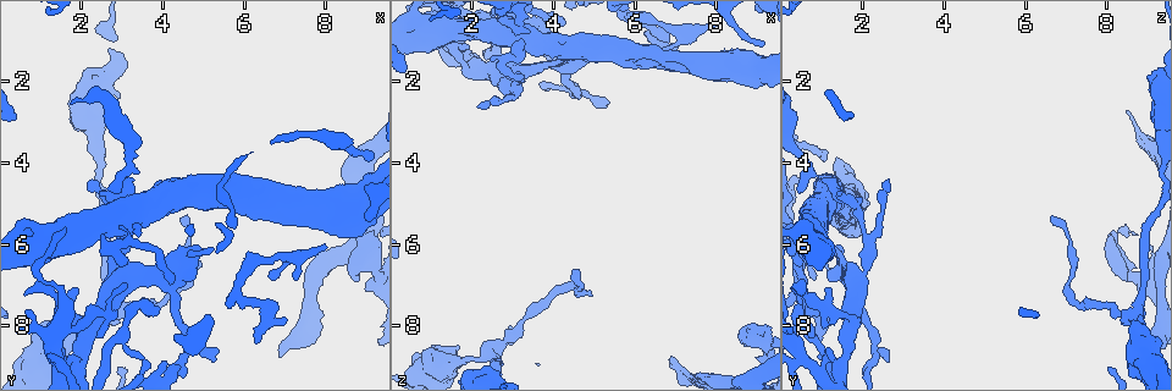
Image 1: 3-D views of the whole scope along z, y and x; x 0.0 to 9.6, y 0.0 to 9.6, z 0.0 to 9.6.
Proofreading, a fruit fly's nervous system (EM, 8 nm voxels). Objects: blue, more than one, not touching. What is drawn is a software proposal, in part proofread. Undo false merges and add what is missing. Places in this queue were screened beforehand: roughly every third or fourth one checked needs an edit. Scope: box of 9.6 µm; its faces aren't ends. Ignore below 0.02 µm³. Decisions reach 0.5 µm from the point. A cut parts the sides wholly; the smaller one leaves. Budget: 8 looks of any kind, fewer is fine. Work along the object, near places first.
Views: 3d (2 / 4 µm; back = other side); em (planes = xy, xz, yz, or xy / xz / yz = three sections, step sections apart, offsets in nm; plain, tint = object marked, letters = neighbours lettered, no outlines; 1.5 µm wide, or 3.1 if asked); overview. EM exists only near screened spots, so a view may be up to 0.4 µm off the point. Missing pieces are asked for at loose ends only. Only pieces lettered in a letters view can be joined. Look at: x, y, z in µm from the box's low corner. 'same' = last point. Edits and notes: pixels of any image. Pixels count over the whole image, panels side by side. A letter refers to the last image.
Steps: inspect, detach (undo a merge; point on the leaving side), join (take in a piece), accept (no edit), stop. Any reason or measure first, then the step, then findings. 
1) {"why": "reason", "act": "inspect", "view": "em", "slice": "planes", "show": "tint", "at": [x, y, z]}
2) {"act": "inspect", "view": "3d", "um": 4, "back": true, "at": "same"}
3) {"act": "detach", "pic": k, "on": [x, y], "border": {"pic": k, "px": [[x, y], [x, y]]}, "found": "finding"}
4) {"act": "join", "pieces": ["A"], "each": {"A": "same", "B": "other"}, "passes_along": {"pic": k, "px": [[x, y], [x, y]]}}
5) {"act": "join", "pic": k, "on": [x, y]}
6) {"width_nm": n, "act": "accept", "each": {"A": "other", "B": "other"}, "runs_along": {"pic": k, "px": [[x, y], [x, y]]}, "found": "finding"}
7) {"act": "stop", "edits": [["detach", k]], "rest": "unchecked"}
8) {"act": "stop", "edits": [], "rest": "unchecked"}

{"why": "branch stops here", "act": "inspect", "view": "3d", "um": 2, "back": true, "at": [8.75, 7.00, 8.45]}

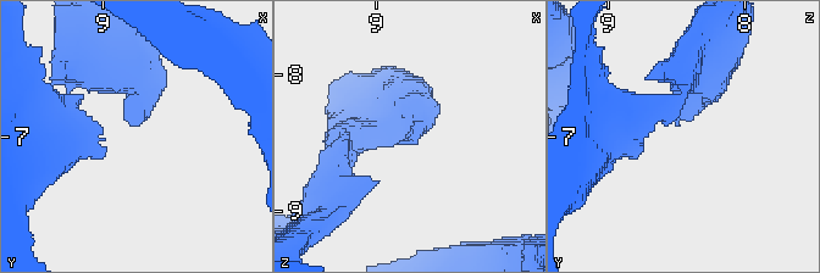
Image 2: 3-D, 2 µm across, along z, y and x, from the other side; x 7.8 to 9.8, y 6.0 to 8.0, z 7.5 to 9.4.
{"why": "shape alone is not enough", "act": "inspect", "view": "em", "slice": "planes", "show": "letters", "at": [8.76, 6.92, 8.48]}

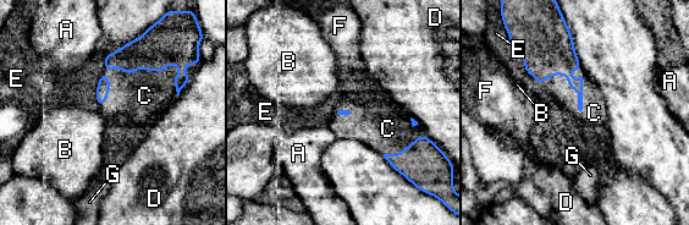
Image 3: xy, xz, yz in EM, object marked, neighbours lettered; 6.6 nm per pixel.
{"act": "join", "pieces": ["C"], "each": {"A": "other", "B": "other", "C": "same", "D": "other", "E": "other", "F": "other", "G": "other"}, "found": "it goes on there"}

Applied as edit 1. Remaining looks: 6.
{"why": "thin end", "act": "inspect", "view": "em", "slice": "planes", "show": "letters", "at": [6.90, 8.60, 8.75]}

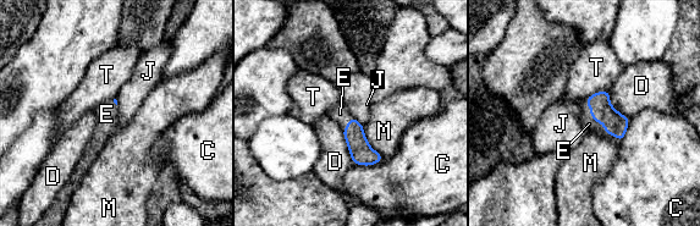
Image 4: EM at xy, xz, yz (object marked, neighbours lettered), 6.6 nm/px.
{"act": "join", "pieces": ["E"], "each": {"C": "other", "D": "other", "E": "same", "J": "other", "M": "other", "T": "other"}, "passes_along": {"pic": 4, "px": [[601, 110], [600, 122], [589, 123]]}, "found": "the cell continues"}

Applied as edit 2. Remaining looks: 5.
{"act": "inspect", "view": "em", "slice": "yz", "step": 4, "show": "letters", "at": [4.55, 5.35, 6.55]}

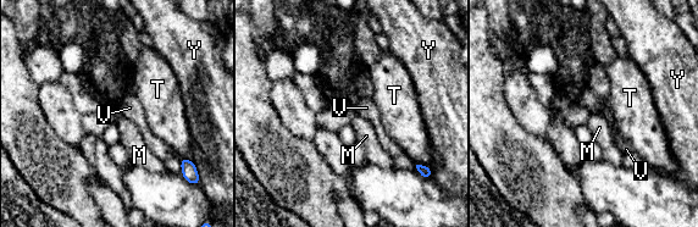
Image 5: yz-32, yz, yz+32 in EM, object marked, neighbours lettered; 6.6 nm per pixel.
{"why": "cut it another way", "act": "inspect", "view": "em", "slice": "planes", "show": "letters", "at": "same"}

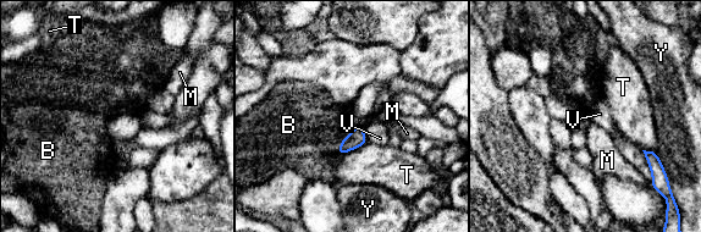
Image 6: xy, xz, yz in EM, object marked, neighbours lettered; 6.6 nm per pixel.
{"longest_contact_nm": ["T", 220], "act": "accept", "each": {"B": "other", "M": "other", "T": "other", "V": "other", "Y": "other"}, "found": "none of them fits"}

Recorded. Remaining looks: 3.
{"act": "stop", "edits": [["join", 3], ["join", 4]], "rest": "unchecked"}

